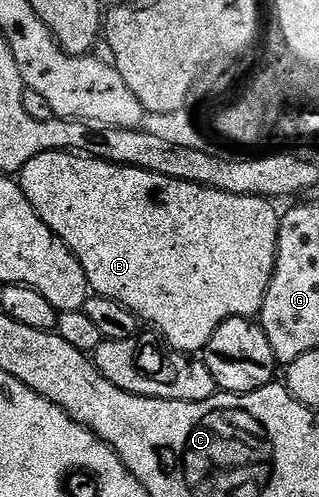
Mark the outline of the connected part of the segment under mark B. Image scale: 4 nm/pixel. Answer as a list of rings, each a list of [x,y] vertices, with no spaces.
[[[80,153],[35,155],[31,163],[21,168],[19,184],[23,195],[27,195],[31,207],[35,207],[39,219],[43,219],[43,223],[47,223],[51,232],[77,256],[89,280],[90,290],[98,297],[115,299],[115,303],[127,307],[144,324],[146,321],[147,324],[154,325],[158,329],[156,332],[160,334],[168,348],[179,353],[200,354],[208,346],[211,335],[215,335],[217,328],[227,319],[232,317],[253,319],[260,314],[261,305],[265,301],[265,293],[269,290],[269,284],[273,278],[273,268],[277,262],[279,213],[278,210],[273,210],[272,200],[263,197],[231,195],[218,189],[208,189],[206,185],[171,179],[167,175],[155,175],[151,171],[116,165],[110,161],[100,161],[98,157],[87,157]]]

